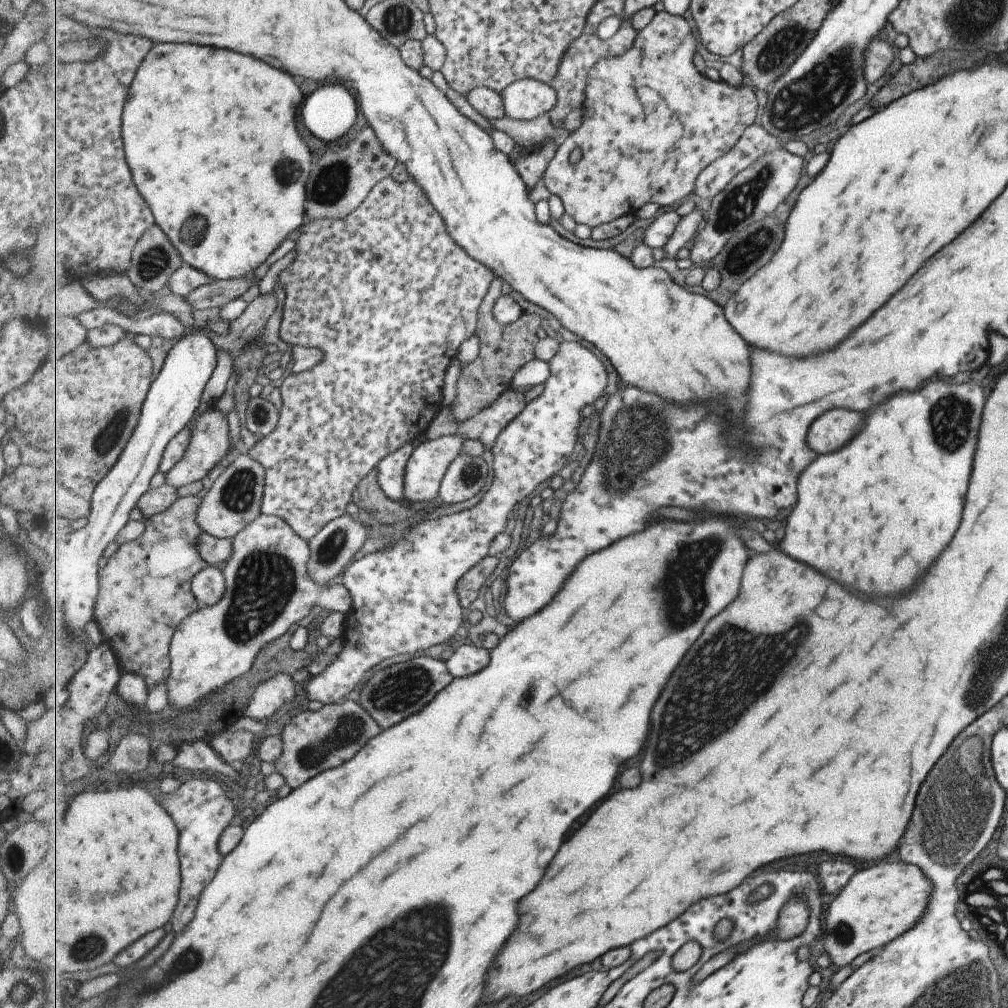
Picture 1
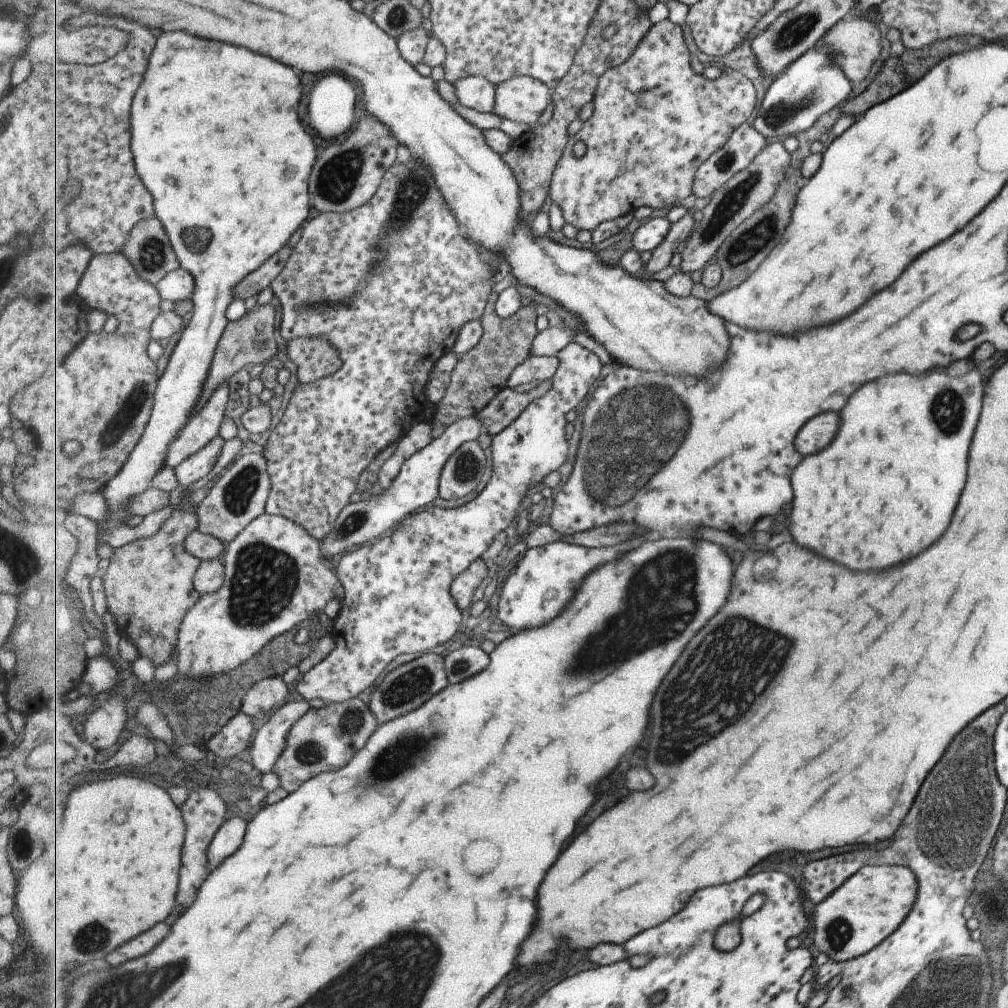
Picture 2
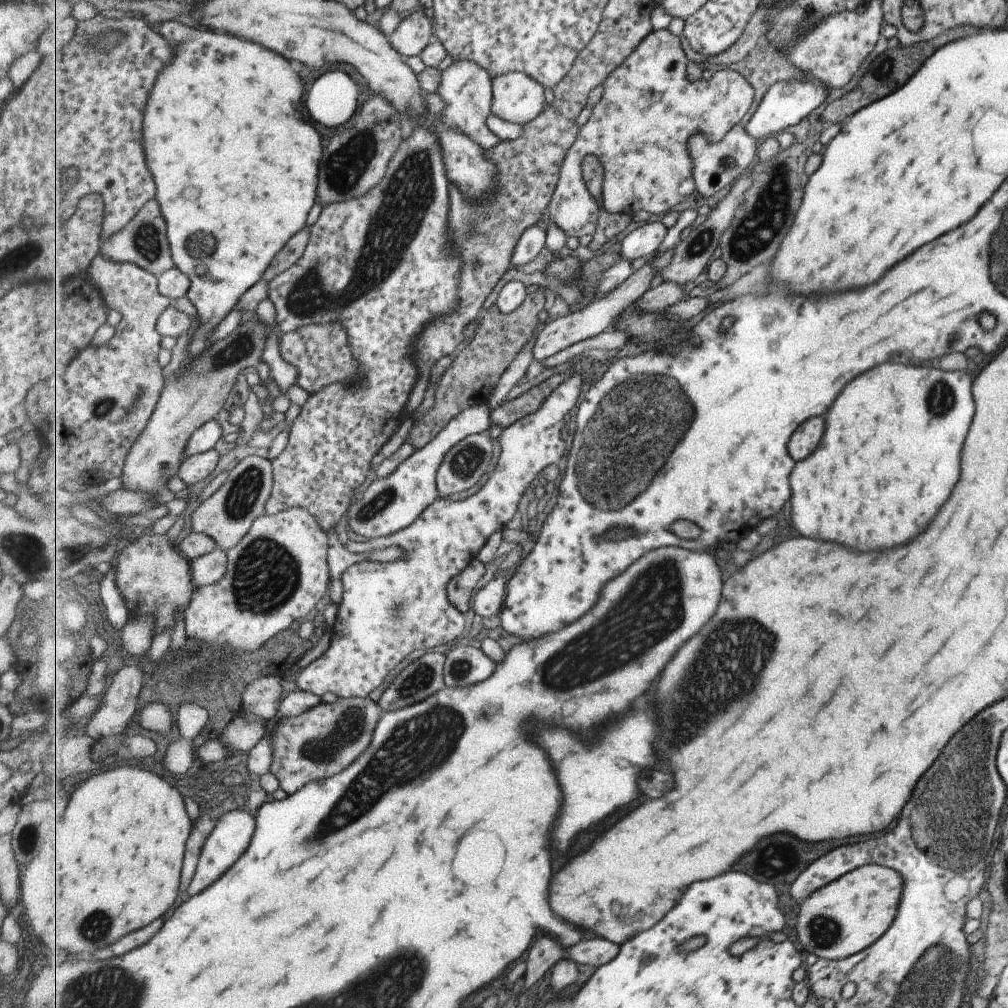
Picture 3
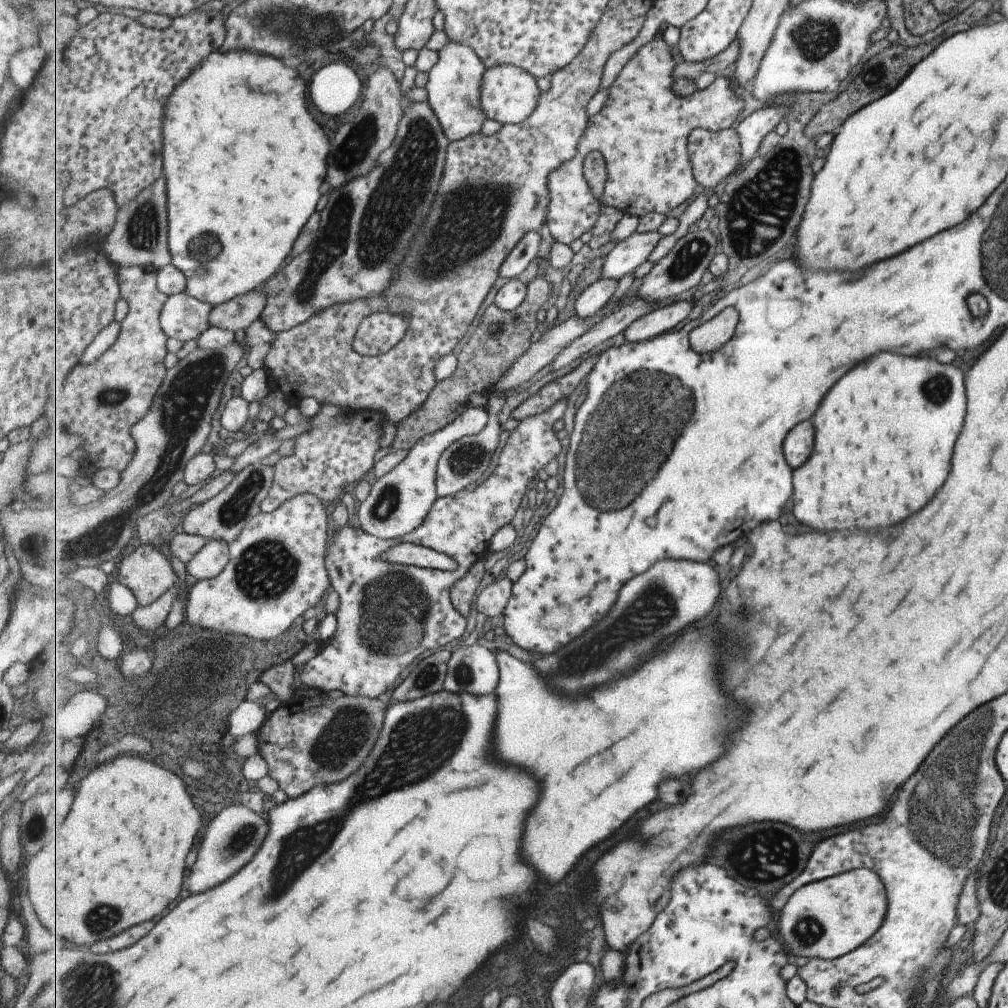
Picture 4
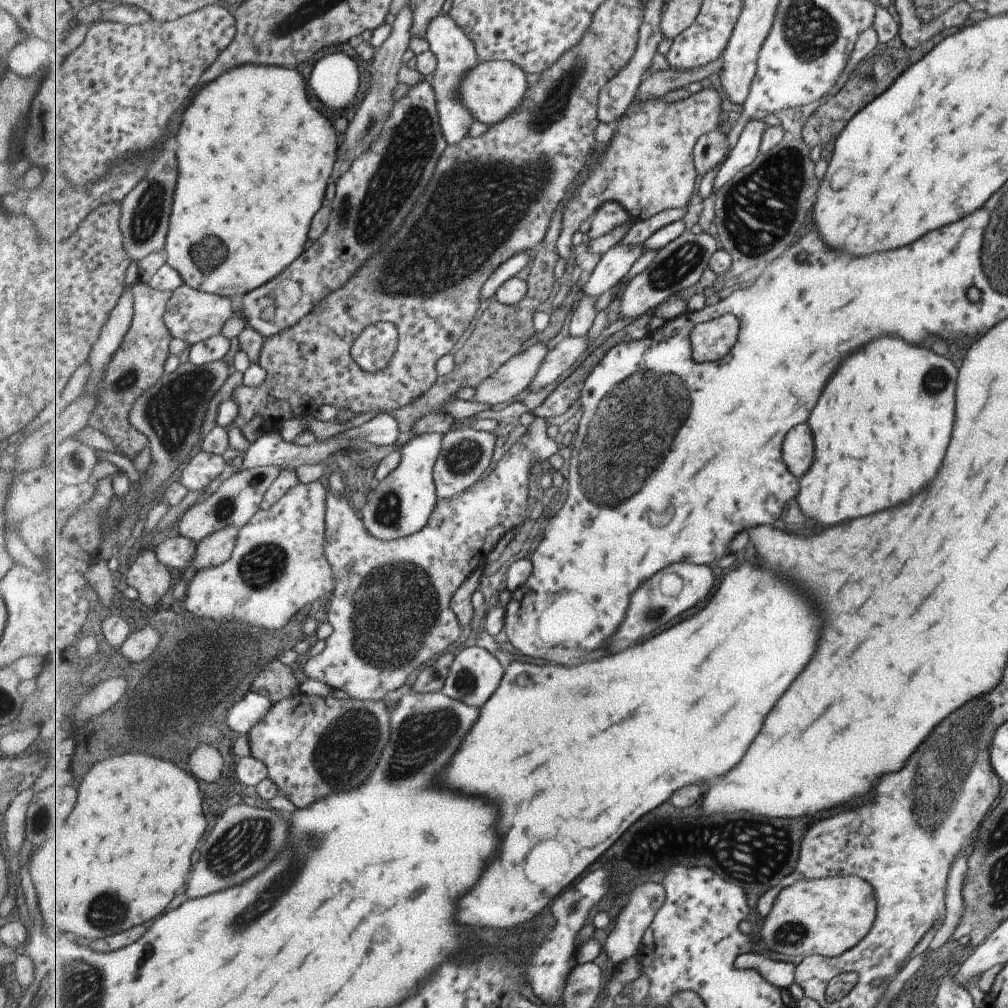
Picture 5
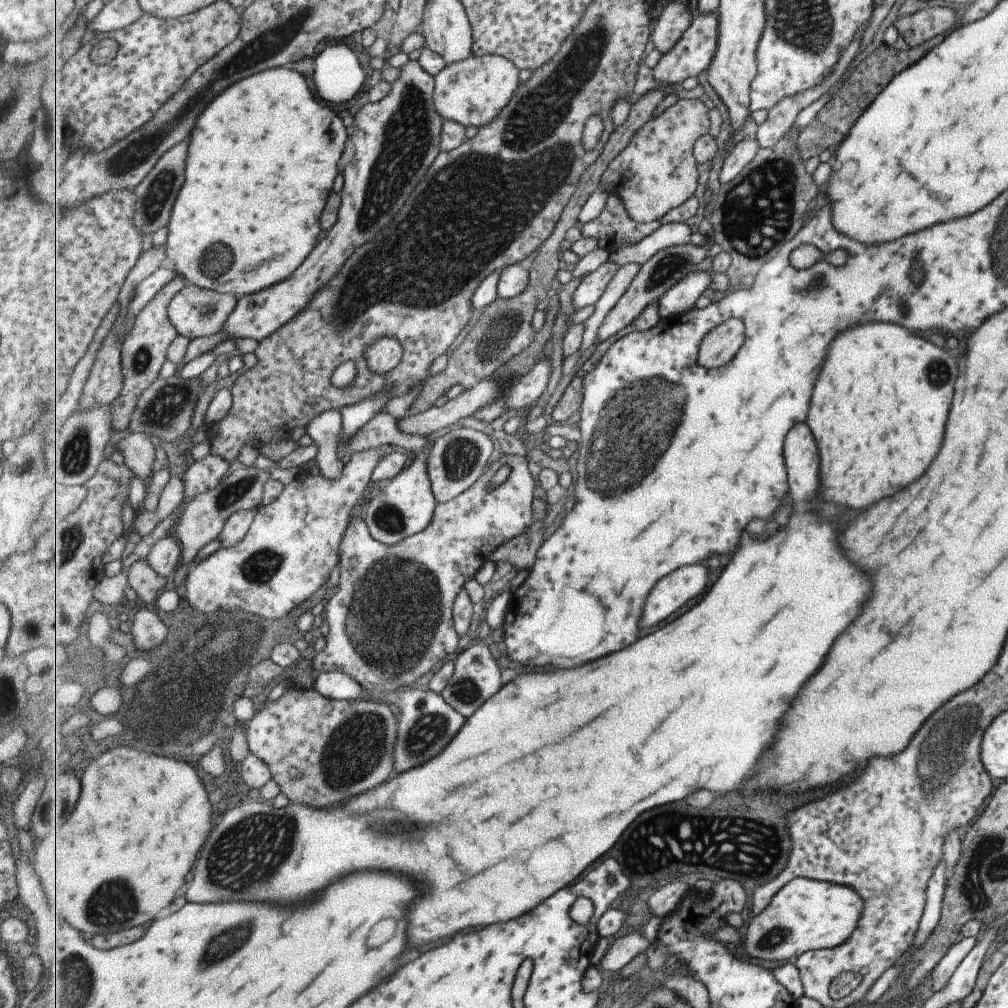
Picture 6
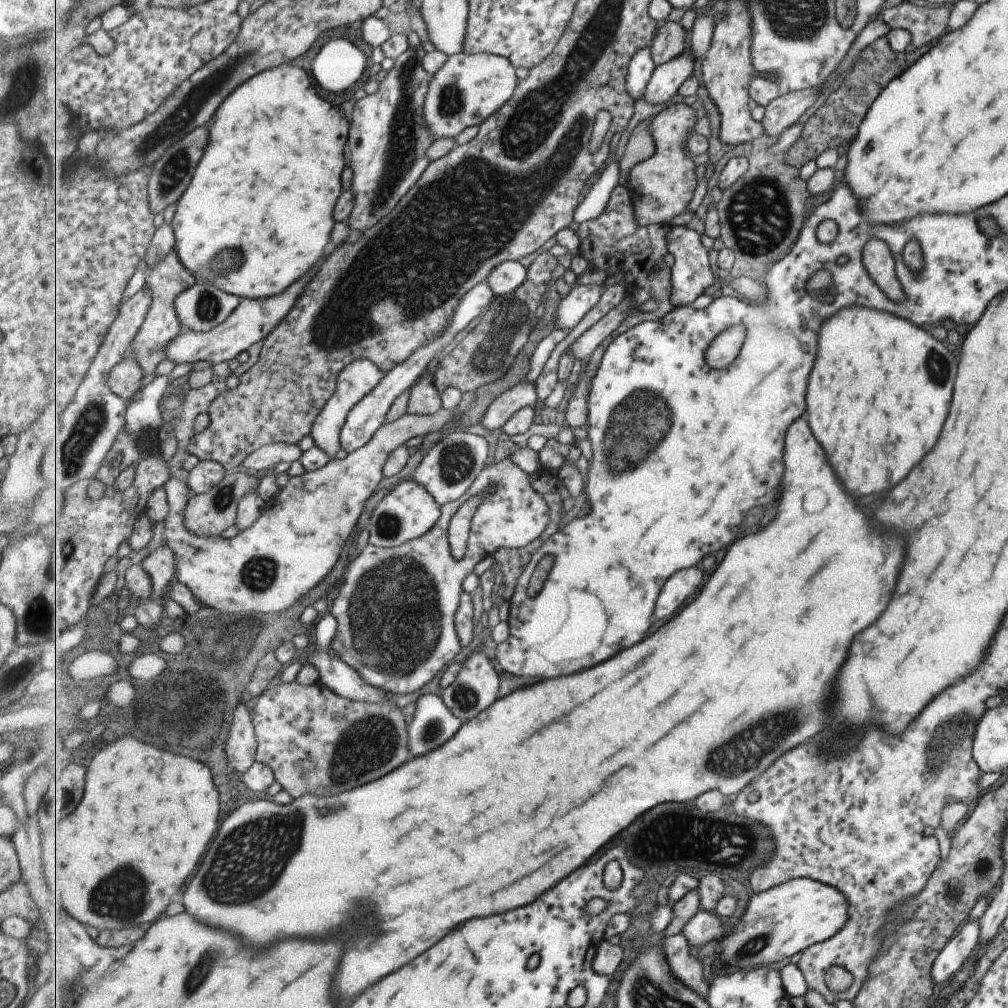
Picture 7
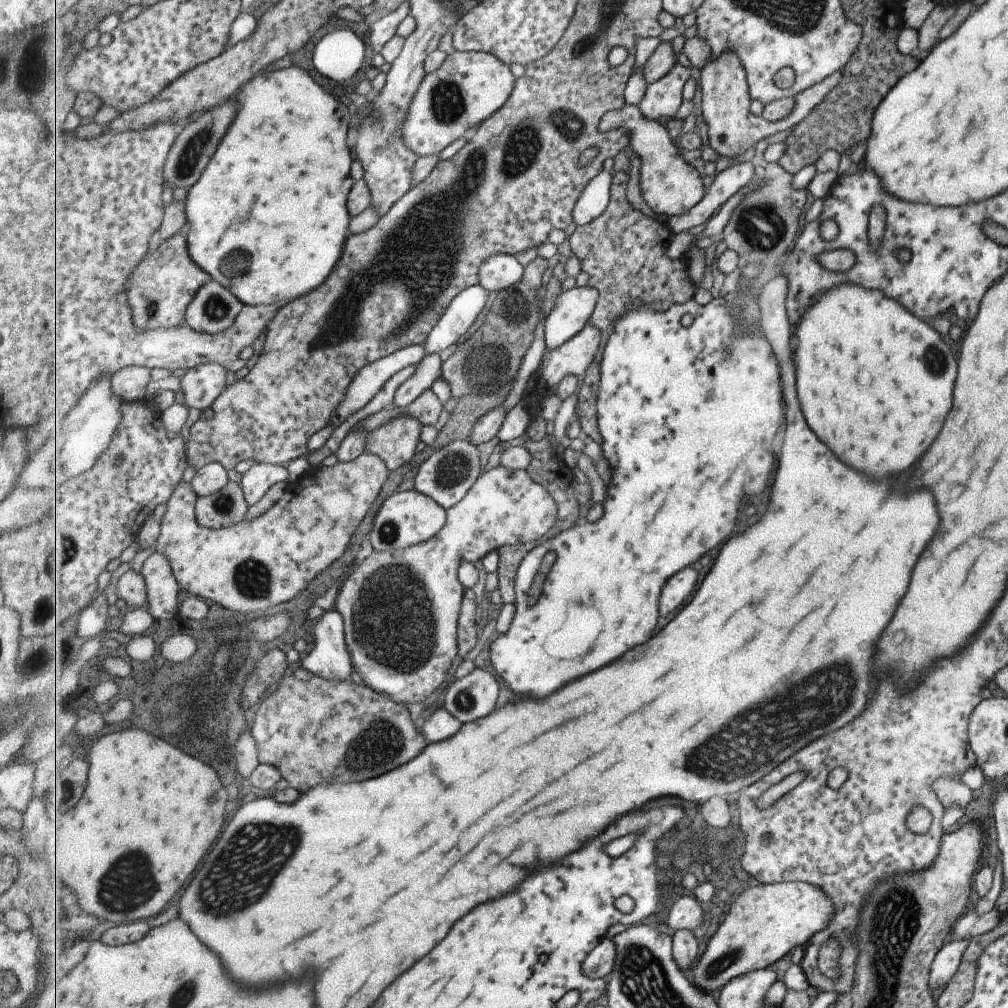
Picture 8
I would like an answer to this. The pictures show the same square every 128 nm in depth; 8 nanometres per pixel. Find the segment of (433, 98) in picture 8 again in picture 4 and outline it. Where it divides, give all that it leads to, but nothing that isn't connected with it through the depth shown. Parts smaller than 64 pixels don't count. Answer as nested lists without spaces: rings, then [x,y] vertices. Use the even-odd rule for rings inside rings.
[[[500,65],[487,69],[484,75],[481,107],[490,120],[498,121],[501,126],[523,123],[536,110],[541,94],[536,78],[527,70],[514,65]]]

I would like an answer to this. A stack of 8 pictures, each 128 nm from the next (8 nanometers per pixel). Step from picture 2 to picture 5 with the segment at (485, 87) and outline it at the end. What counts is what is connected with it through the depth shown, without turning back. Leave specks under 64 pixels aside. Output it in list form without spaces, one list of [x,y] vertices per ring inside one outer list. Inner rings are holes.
[[[449,13],[439,14],[437,18],[433,18],[433,22],[429,22],[426,39],[431,44],[431,51],[438,56],[437,70],[429,79],[433,90],[437,91],[437,106],[442,130],[448,144],[454,145],[467,137],[471,124],[476,120],[473,112],[465,106],[465,102],[461,102],[461,82],[465,82],[465,76],[469,74],[469,70],[473,70],[481,60],[476,43],[469,38],[467,31],[463,30]]]

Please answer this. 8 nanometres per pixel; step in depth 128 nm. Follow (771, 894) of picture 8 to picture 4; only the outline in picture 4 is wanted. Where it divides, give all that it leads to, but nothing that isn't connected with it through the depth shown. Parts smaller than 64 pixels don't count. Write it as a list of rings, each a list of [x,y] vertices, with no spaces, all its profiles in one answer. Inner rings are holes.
[[[854,869],[799,888],[780,912],[778,930],[791,955],[834,960],[868,941],[885,912],[884,887],[876,872]]]

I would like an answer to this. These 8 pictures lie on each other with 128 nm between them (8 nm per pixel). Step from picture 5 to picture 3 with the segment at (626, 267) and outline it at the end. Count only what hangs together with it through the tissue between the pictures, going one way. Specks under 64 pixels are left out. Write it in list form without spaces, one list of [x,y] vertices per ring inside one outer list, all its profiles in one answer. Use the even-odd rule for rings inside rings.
[[[659,222],[642,223],[637,230],[633,230],[621,244],[621,256],[625,260],[639,260],[650,258],[659,252],[663,240],[669,229]]]

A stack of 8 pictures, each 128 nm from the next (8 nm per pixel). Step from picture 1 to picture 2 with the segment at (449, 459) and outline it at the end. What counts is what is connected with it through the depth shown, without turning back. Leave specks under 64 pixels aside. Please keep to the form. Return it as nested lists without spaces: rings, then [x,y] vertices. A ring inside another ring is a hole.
[[[478,414],[455,422],[453,426],[445,430],[445,434],[433,439],[429,446],[416,452],[404,464],[404,468],[401,469],[399,476],[389,490],[383,490],[381,495],[375,495],[366,500],[349,503],[337,516],[332,534],[329,534],[329,537],[321,542],[321,554],[324,554],[325,562],[331,562],[332,558],[351,546],[368,545],[371,540],[379,538],[395,524],[399,526],[409,514],[413,514],[419,508],[425,509],[429,502],[440,497],[440,478],[449,458],[466,442],[477,440],[484,431],[485,423],[481,422]]]

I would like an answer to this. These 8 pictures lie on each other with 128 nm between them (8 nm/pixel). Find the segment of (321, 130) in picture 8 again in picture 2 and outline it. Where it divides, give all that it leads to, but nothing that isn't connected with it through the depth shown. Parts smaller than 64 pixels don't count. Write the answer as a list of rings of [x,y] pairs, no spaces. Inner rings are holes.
[[[164,32],[158,33],[158,35],[156,49],[153,51],[152,60],[148,64],[148,72],[145,73],[144,84],[137,90],[135,100],[133,100],[133,156],[136,158],[137,172],[140,174],[141,180],[148,186],[149,192],[153,195],[157,218],[160,218],[161,224],[168,231],[173,248],[180,259],[181,267],[193,274],[197,290],[195,290],[193,298],[190,298],[193,306],[192,318],[184,328],[184,332],[173,349],[164,373],[160,376],[160,385],[157,386],[156,402],[153,404],[152,417],[149,420],[148,428],[145,430],[144,436],[141,437],[139,444],[133,449],[132,456],[125,462],[120,474],[112,478],[102,490],[103,496],[109,504],[109,520],[98,524],[105,526],[105,530],[121,528],[131,518],[132,511],[129,510],[129,506],[133,504],[133,498],[139,498],[145,490],[149,490],[151,480],[167,465],[168,450],[171,448],[173,441],[180,436],[180,432],[188,425],[192,415],[198,410],[201,398],[204,397],[205,382],[208,381],[217,347],[220,344],[221,337],[224,336],[227,325],[230,323],[228,308],[236,299],[235,288],[237,288],[237,284],[241,284],[249,274],[255,272],[269,258],[275,256],[289,242],[289,238],[299,230],[299,224],[303,224],[311,218],[309,178],[311,178],[313,166],[315,166],[317,156],[319,156],[317,154],[317,144],[315,144],[313,136],[305,130],[305,126],[301,122],[301,116],[299,116],[297,106],[303,98],[303,86],[301,86],[301,80],[299,80],[299,76],[295,74],[293,68],[289,68],[289,66],[285,66],[285,64],[281,64],[281,62],[277,62],[269,56],[251,52],[247,48],[223,44],[223,42],[217,42],[217,40],[197,38],[197,36],[187,34],[187,32]]]

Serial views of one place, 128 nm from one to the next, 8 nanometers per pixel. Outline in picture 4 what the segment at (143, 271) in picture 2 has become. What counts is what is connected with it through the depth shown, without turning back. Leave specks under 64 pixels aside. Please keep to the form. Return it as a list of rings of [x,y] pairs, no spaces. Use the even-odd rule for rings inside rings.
[[[163,174],[136,198],[120,208],[112,234],[103,242],[109,257],[119,268],[143,267],[159,270],[172,264],[168,246],[168,183]]]

